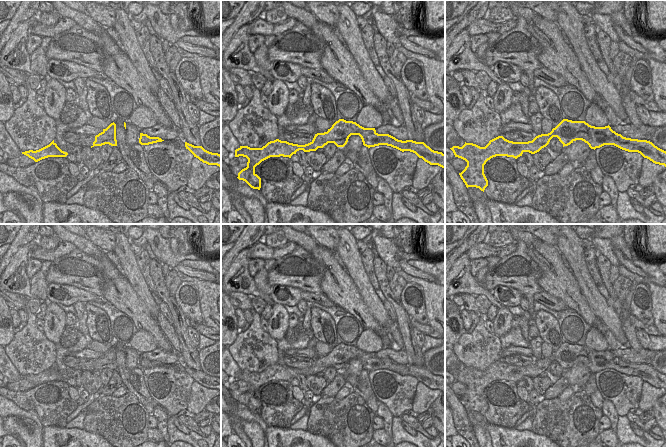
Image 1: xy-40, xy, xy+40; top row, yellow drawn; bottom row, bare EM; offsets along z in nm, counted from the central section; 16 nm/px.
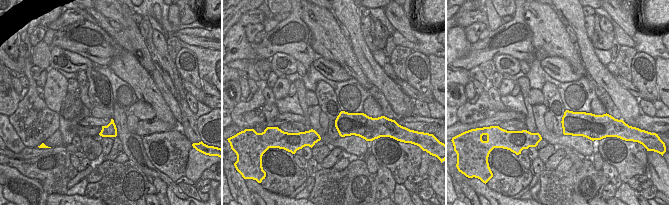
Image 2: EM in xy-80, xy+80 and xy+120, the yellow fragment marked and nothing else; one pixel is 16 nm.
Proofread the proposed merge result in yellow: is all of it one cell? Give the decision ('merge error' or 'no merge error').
no merge error

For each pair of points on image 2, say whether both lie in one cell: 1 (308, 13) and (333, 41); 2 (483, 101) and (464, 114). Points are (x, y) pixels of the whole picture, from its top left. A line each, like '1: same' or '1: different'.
1: same
2: same

